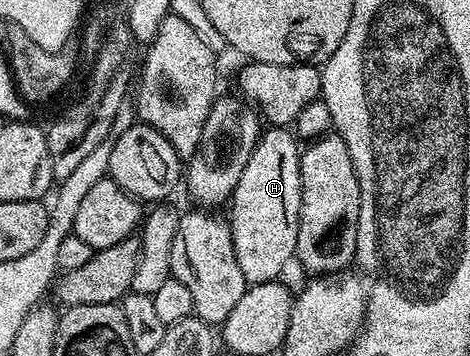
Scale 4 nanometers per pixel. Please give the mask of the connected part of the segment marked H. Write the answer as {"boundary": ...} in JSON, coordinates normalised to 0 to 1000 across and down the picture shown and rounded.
{"boundary":[[[570,357],[553,376],[553,396],[532,435],[532,458],[523,458],[523,480],[515,480],[515,503],[506,503],[506,525],[498,525],[489,556],[494,576],[494,669],[498,671],[498,716],[506,716],[506,750],[515,750],[515,772],[530,801],[555,801],[568,789],[589,787],[596,764],[630,716],[634,671],[634,626],[638,624],[638,433],[640,410],[632,388],[611,360]]]}

